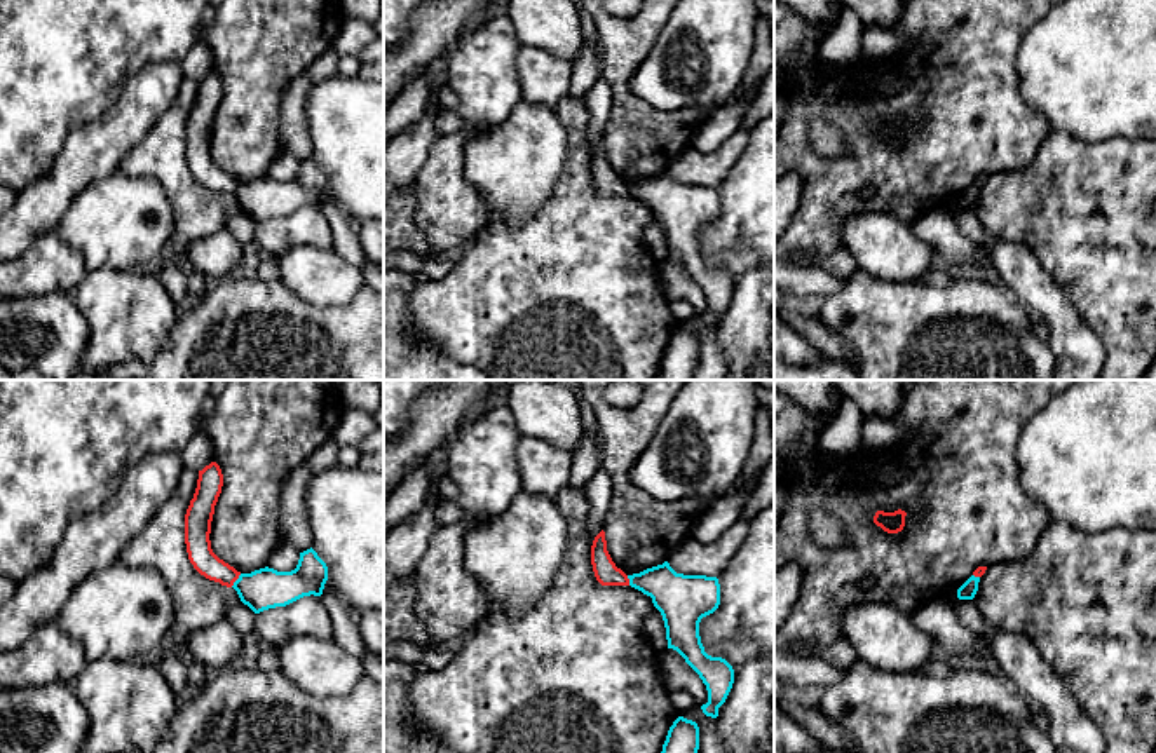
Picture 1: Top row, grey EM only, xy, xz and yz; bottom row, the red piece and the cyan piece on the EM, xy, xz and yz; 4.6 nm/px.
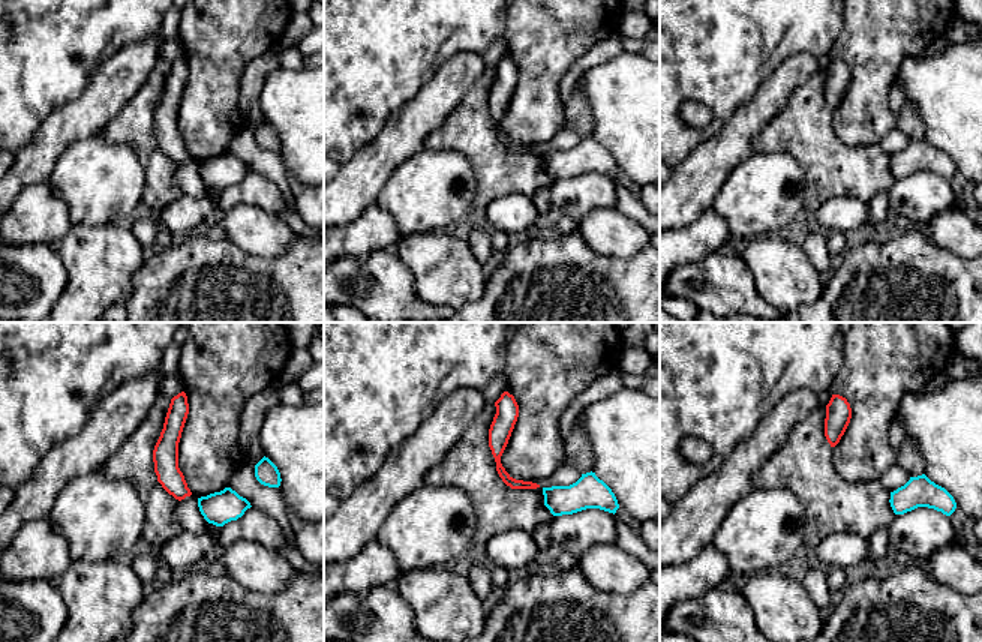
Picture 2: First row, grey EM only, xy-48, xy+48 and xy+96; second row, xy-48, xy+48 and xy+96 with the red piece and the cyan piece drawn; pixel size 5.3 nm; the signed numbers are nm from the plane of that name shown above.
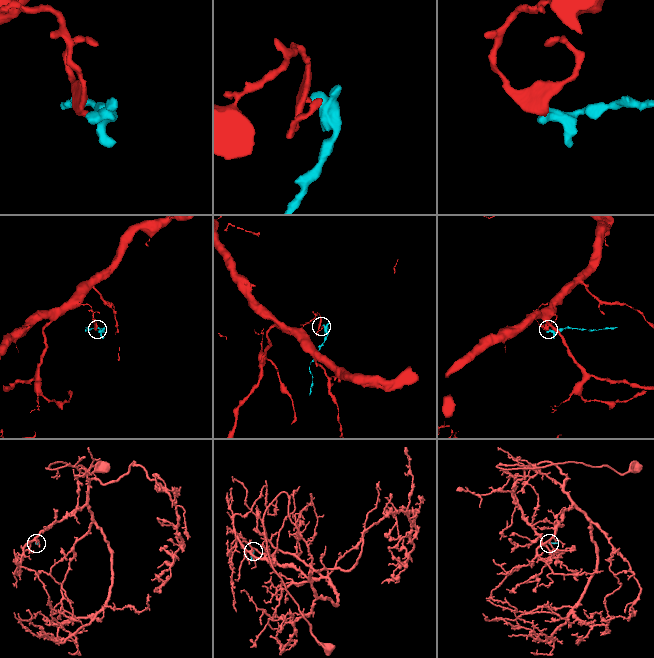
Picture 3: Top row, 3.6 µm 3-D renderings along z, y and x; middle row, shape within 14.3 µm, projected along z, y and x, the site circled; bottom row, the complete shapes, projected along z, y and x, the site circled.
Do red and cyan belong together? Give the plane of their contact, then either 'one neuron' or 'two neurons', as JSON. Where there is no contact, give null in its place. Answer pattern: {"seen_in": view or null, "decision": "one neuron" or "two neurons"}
{"seen_in": "xy", "decision": "two neurons"}

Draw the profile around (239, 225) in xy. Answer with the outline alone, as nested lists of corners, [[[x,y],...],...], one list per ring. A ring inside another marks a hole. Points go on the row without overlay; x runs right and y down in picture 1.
[[[235,211],[228,216],[227,230],[246,248],[255,241],[255,221],[242,211]]]

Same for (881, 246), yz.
[[[881,213],[847,218],[842,223],[842,237],[858,268],[887,282],[915,282],[936,256],[910,225]]]

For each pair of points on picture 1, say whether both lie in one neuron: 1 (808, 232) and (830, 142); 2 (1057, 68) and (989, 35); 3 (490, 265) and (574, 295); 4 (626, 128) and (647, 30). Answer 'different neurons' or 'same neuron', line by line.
1: different neurons
2: different neurons
3: same neuron
4: same neuron

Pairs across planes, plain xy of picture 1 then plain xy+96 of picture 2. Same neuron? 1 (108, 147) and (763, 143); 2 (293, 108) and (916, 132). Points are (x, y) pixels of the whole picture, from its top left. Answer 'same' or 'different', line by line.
1: different
2: same

